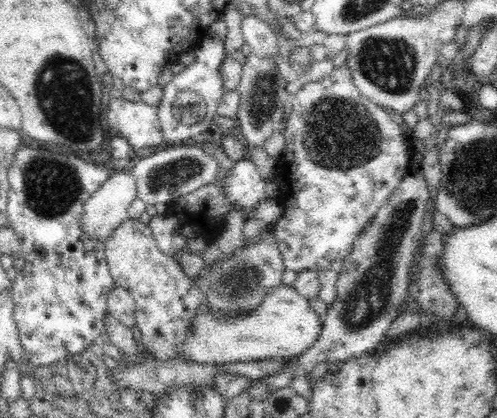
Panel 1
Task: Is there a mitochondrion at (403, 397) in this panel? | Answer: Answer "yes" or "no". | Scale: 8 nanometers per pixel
no

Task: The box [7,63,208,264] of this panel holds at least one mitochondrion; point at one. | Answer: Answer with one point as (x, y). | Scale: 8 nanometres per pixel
(52, 187)

